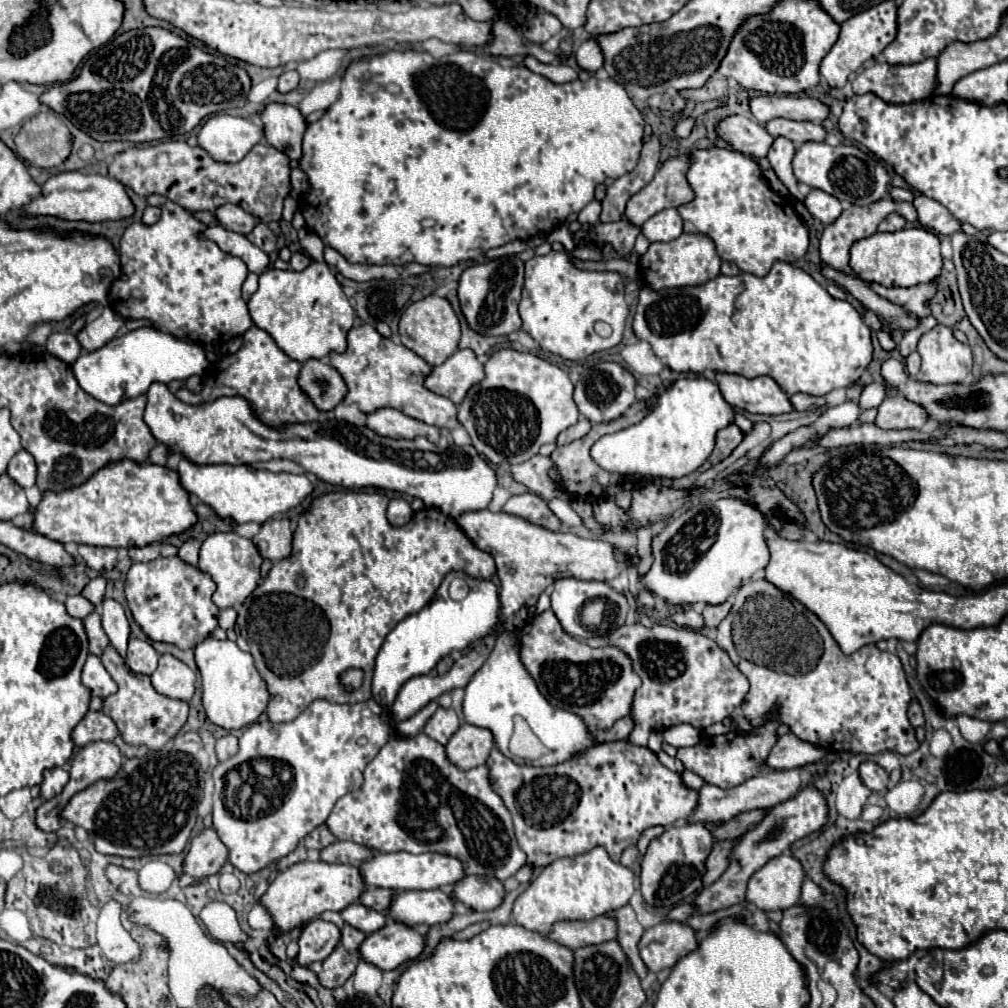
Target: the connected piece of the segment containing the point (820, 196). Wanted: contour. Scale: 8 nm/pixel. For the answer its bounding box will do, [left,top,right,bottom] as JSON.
[803,189,843,225]

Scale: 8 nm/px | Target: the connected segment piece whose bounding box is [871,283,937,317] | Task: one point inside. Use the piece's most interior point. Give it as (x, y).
(914, 299)

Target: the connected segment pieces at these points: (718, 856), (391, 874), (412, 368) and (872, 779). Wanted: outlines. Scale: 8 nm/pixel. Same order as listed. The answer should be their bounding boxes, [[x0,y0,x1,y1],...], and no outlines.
[[703,841,735,887],[359,853,465,891],[329,323,459,429],[859,761,889,793]]

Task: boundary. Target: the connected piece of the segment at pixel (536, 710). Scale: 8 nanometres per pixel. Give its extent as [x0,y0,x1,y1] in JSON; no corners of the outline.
[463,631,595,767]

